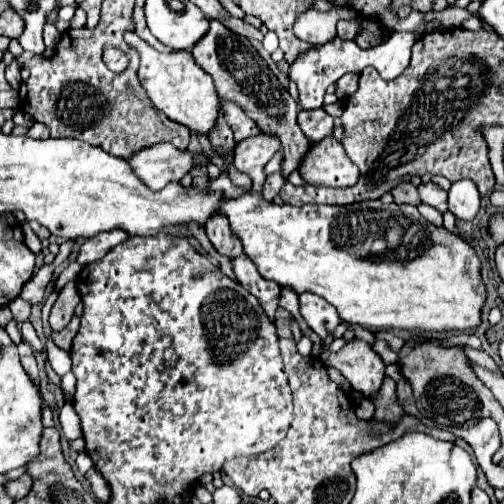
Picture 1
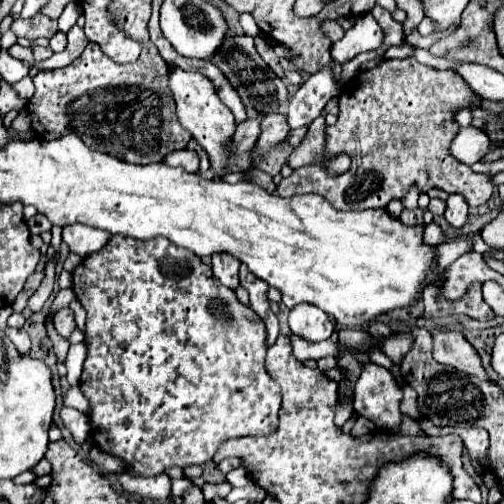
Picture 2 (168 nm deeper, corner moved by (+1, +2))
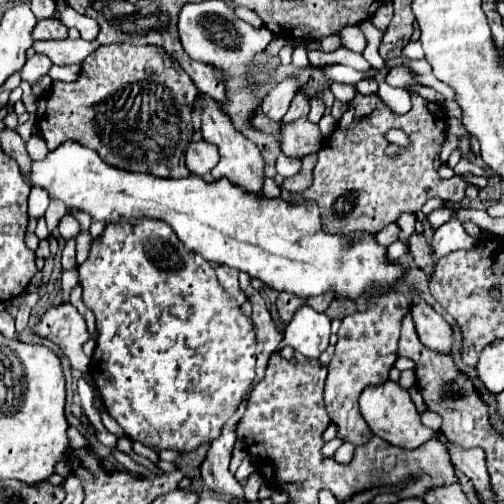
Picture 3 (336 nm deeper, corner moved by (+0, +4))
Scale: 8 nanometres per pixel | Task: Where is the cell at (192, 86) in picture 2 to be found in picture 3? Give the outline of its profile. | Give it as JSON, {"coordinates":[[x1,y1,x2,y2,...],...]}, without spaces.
{"coordinates":[[202,98,200,102,196,102,202,106,202,136,206,142,216,144,220,150,220,162,216,164,216,168,212,170,214,180,220,178,228,178,232,184,240,186,242,190,262,196,262,184,264,184,264,158,260,154,260,150,246,138,242,136,242,132,238,132,230,118,222,112,220,104,214,100,206,100]]}

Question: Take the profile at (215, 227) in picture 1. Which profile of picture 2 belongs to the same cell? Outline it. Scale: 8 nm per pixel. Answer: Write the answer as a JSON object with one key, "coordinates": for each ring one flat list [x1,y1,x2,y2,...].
{"coordinates":[[215,252,213,256,213,276,229,286,229,288,237,288,239,286,239,278,237,278,237,272,239,272,239,260,229,254,229,252]]}

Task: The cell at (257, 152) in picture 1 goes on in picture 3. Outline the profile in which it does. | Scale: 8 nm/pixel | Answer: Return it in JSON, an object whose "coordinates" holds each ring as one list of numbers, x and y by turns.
{"coordinates":[[298,92,298,94,294,96,294,102,290,104,290,110,288,110,288,112,286,112,286,116,282,118,282,124,286,124,286,122,294,122,294,120,298,120,298,118,306,116,308,112,310,112,308,98,304,96,304,92]]}

